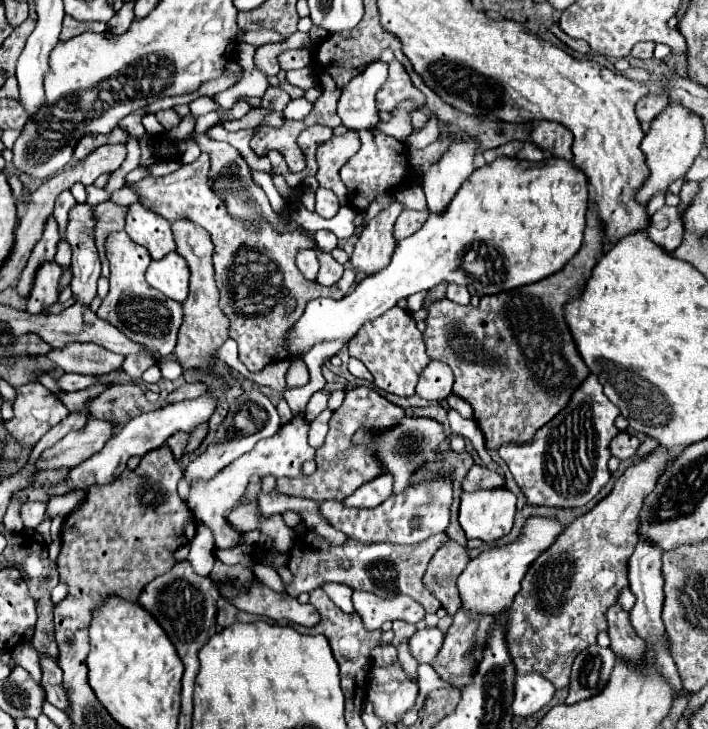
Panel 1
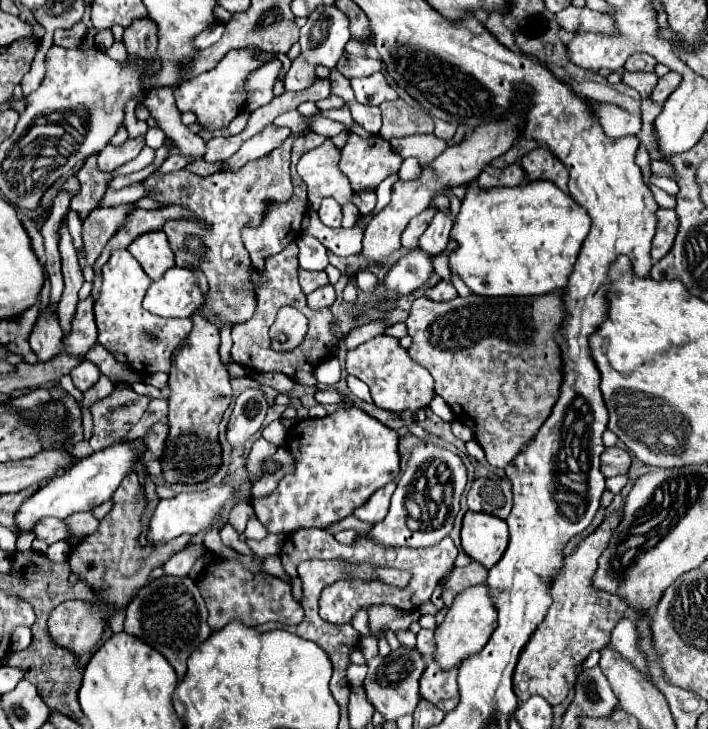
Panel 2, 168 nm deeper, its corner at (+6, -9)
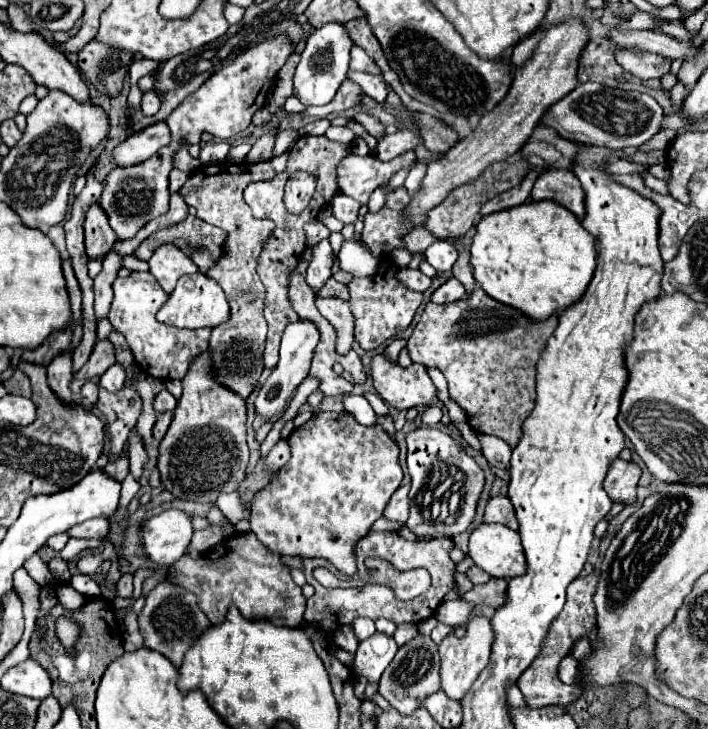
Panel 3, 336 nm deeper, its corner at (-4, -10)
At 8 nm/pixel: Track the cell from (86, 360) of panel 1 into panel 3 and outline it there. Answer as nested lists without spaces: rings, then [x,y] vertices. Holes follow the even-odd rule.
[[[88,381],[82,387],[82,407],[84,409],[92,409],[96,401],[98,401],[98,385],[92,383],[92,381]]]

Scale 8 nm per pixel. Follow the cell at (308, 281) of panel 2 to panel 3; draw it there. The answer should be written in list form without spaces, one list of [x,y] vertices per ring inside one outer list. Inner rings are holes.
[[[334,277],[328,279],[324,283],[324,287],[318,291],[320,297],[340,297],[340,299],[348,299],[348,287],[344,283],[338,283]]]

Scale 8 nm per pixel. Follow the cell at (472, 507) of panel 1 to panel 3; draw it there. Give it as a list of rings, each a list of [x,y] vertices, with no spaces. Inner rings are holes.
[[[480,523],[470,533],[468,555],[480,569],[500,579],[522,575],[526,565],[520,535],[502,523]]]

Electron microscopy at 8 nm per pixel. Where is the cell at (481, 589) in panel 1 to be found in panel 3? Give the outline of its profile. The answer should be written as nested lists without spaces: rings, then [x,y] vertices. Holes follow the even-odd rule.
[[[474,615],[468,623],[464,623],[464,637],[456,637],[456,631],[452,631],[438,647],[440,651],[440,677],[442,677],[442,691],[450,695],[450,699],[462,699],[466,691],[472,687],[474,679],[480,675],[480,671],[490,663],[490,649],[494,643],[494,629],[488,617]]]

